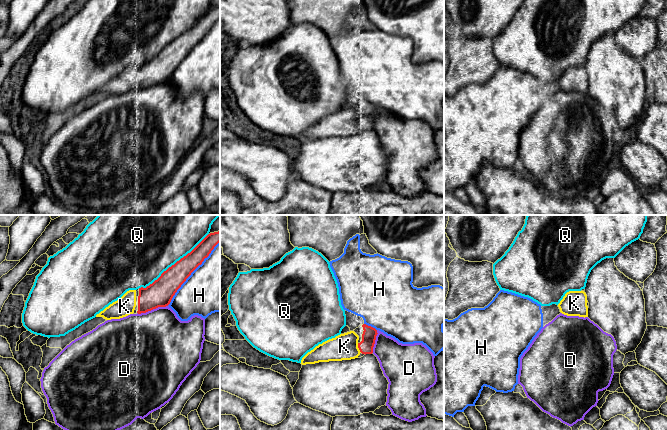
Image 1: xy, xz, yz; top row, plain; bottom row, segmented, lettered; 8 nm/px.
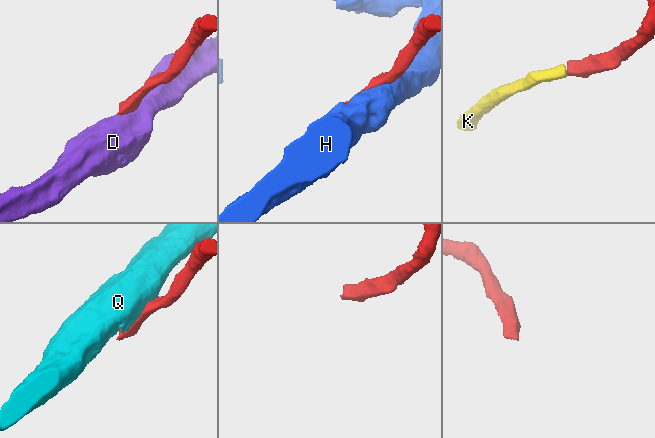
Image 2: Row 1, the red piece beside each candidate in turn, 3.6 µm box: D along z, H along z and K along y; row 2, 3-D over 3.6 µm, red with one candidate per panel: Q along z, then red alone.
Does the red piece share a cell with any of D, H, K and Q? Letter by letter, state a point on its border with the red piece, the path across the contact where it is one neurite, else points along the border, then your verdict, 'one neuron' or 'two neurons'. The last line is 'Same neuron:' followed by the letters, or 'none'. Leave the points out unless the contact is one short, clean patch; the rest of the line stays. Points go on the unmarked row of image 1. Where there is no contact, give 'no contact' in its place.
D: meets red in xy at (152, 85); border along xy (167, 81), (137, 89); two neurons
H: meets red in xy at (191, 48); two neurons
K: meets red in xz at (358, 123); one neuron
Q: meets red in xy at (174, 40); two neurons
Same neuron: K

